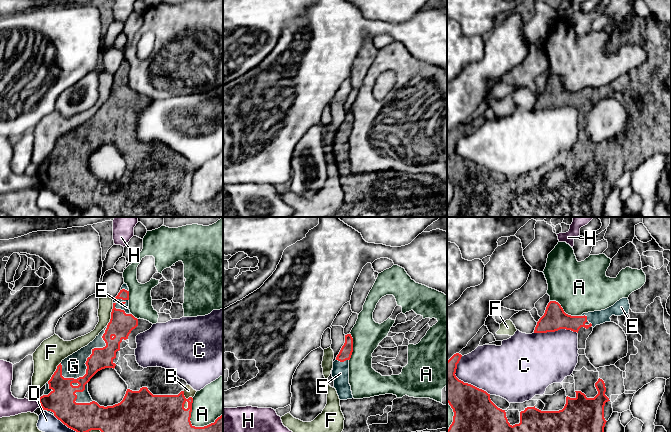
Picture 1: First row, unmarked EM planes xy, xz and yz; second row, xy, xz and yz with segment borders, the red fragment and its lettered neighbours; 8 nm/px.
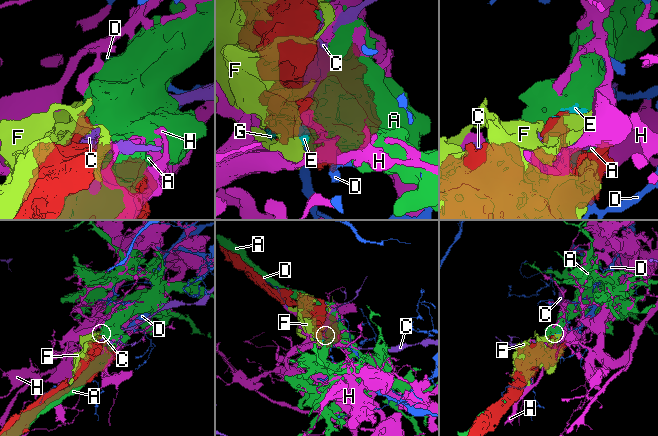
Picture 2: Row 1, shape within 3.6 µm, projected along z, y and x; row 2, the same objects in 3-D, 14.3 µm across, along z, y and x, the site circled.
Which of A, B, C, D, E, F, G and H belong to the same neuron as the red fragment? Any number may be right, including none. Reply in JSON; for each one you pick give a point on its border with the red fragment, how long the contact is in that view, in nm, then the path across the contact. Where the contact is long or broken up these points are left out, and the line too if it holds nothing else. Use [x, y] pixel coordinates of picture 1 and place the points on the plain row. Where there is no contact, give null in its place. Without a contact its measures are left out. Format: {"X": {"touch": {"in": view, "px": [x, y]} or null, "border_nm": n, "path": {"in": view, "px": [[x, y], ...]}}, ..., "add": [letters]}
{"B": {"touch": {"in": "xy", "px": [186, 176]}, "border_nm": 150}, "E": {"touch": {"in": "xy", "px": [122, 75]}, "border_nm": 110}, "G": {"touch": {"in": "xy", "px": [90, 132]}, "border_nm": 550}, "add": ["B", "E", "G"]}

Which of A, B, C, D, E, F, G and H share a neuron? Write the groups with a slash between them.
A / B E G / C / D / F / H

